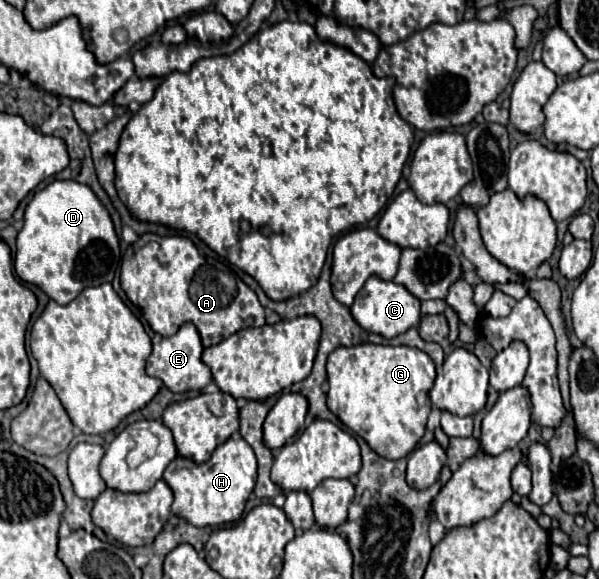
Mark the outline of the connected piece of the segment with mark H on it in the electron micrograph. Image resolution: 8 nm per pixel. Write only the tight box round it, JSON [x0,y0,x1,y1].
[163,436,257,528]

